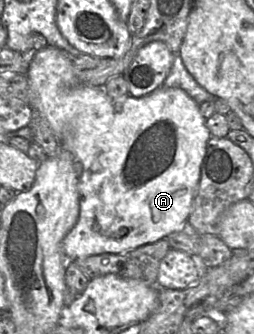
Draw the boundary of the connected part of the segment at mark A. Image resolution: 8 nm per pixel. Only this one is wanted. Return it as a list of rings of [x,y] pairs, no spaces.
[[[47,45],[34,53],[28,71],[29,104],[35,114],[42,116],[59,139],[62,149],[69,150],[76,161],[81,164],[81,175],[77,182],[79,193],[79,218],[75,226],[67,233],[62,242],[63,252],[68,261],[78,261],[92,255],[120,254],[132,251],[138,247],[155,243],[165,239],[174,232],[180,231],[188,221],[193,208],[193,201],[201,175],[201,165],[206,154],[206,147],[212,137],[206,126],[206,120],[200,113],[196,103],[184,90],[180,88],[162,88],[143,97],[126,95],[123,98],[111,98],[102,87],[74,83],[73,66],[70,55],[57,47]]]

